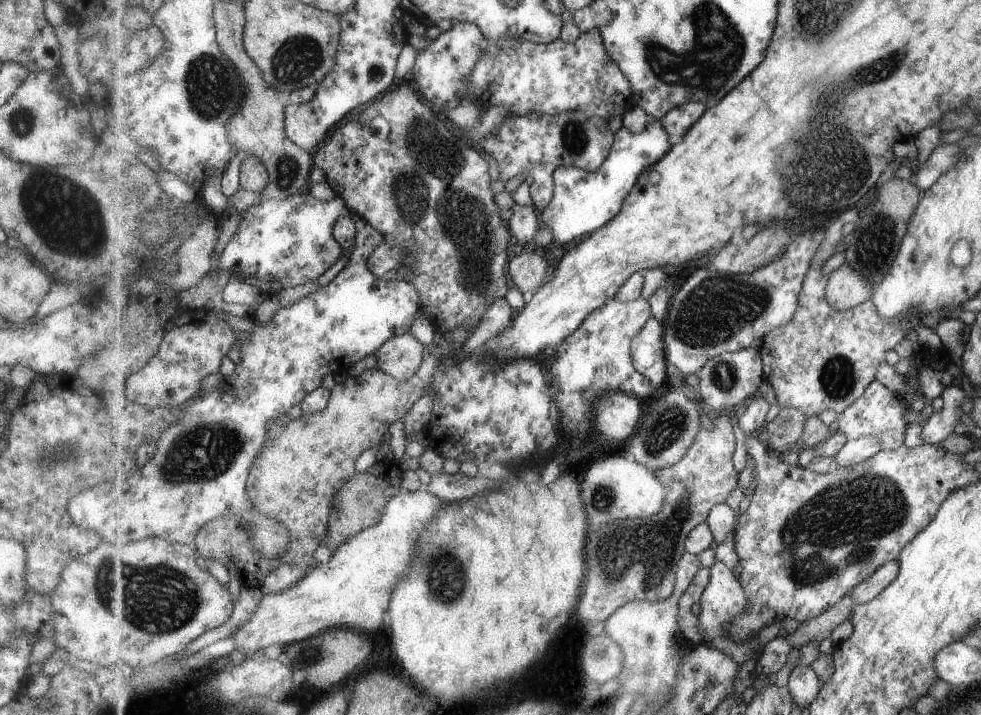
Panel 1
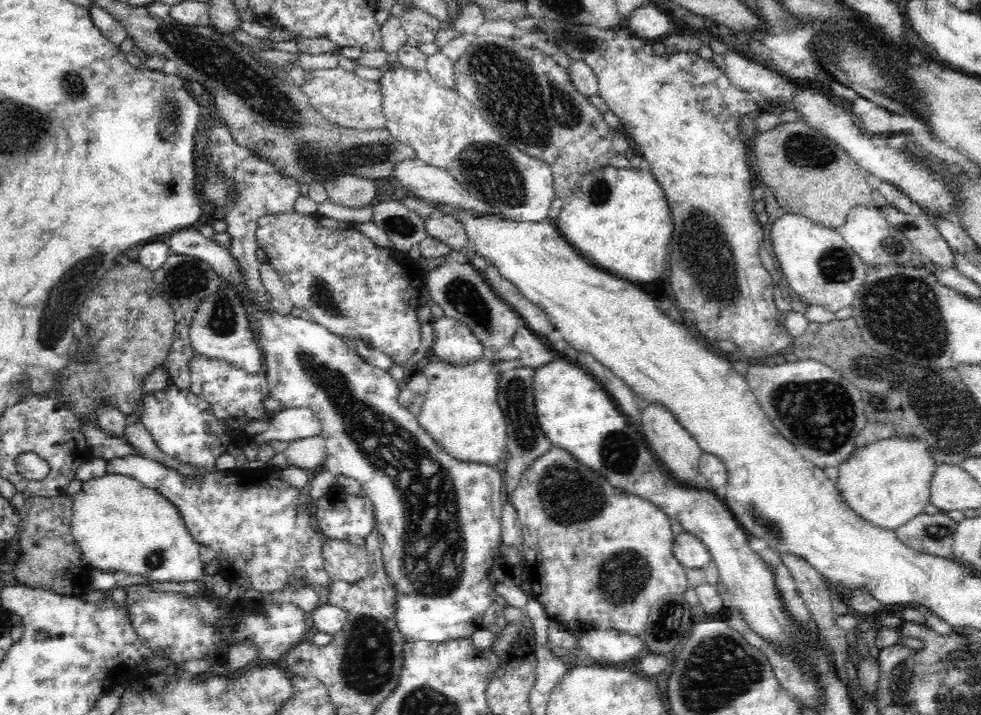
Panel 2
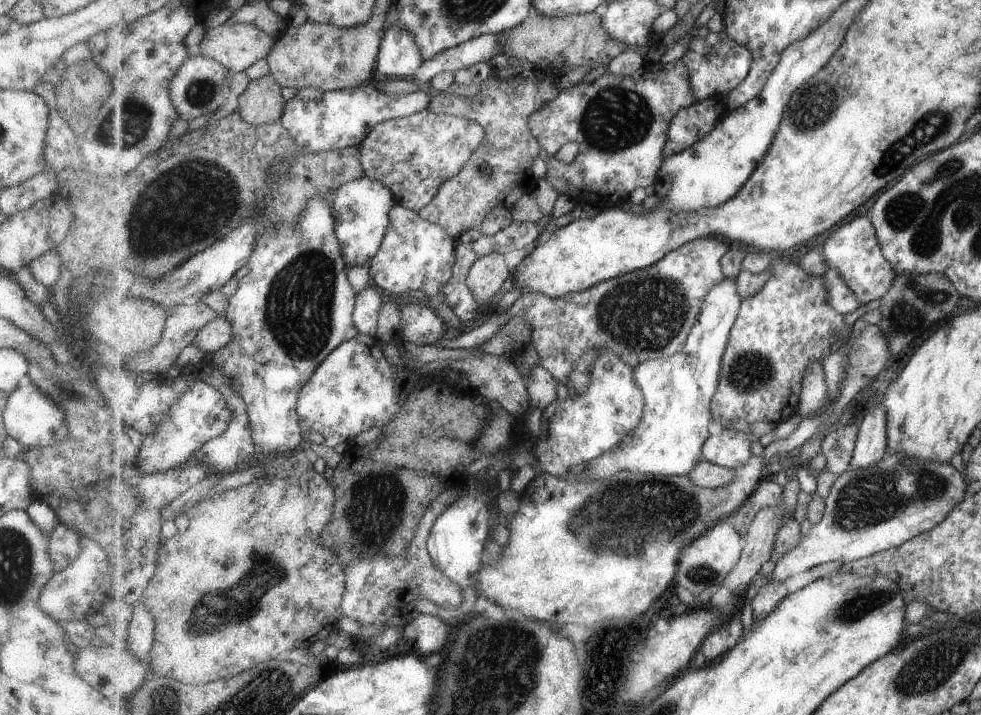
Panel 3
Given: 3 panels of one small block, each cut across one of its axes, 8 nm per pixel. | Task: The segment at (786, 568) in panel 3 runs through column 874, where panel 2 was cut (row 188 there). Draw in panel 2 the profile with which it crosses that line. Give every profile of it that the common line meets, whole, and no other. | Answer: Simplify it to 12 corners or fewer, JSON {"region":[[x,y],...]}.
{"region":[[426,69],[381,80],[385,127],[508,220],[548,219],[548,161]]}

